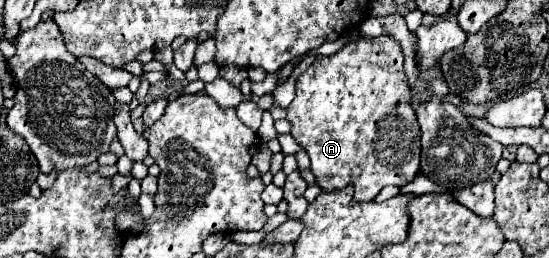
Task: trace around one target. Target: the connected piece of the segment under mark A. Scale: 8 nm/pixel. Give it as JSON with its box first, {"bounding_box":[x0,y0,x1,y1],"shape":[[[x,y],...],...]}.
{"bounding_box":[287,36,421,200],"shape":[[[379,36],[379,38],[361,38],[357,42],[351,42],[347,44],[343,50],[339,50],[337,54],[333,56],[321,56],[317,58],[317,64],[313,62],[299,78],[297,78],[297,94],[295,94],[295,100],[289,104],[287,108],[287,120],[291,122],[291,136],[305,148],[305,152],[309,154],[311,158],[311,172],[315,174],[317,178],[317,184],[321,186],[321,190],[335,190],[335,188],[345,188],[349,184],[355,186],[355,200],[373,200],[379,190],[387,184],[393,184],[393,186],[405,186],[409,184],[417,170],[419,170],[419,152],[421,152],[421,144],[419,144],[419,124],[417,124],[417,116],[415,116],[415,110],[413,106],[409,104],[409,86],[407,86],[407,76],[403,72],[403,52],[401,52],[401,46],[389,38],[389,36]]]}

